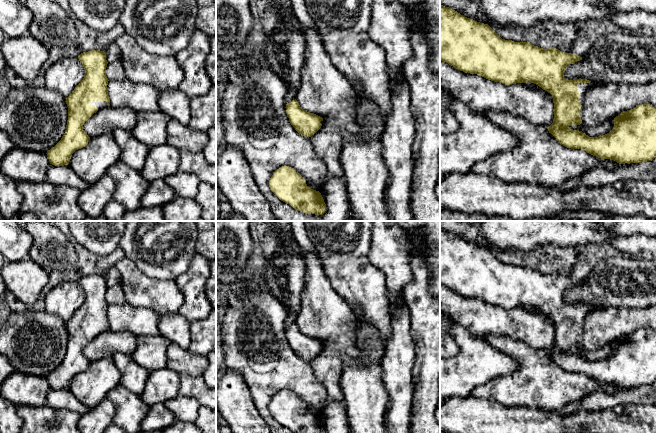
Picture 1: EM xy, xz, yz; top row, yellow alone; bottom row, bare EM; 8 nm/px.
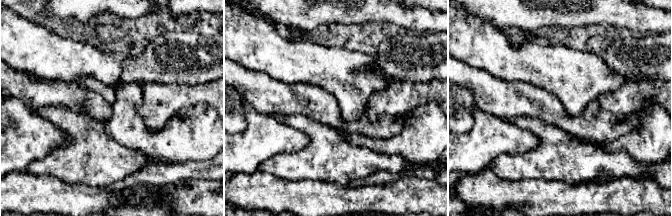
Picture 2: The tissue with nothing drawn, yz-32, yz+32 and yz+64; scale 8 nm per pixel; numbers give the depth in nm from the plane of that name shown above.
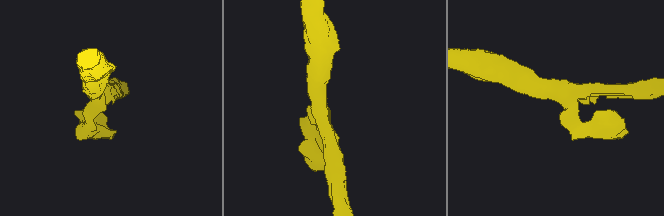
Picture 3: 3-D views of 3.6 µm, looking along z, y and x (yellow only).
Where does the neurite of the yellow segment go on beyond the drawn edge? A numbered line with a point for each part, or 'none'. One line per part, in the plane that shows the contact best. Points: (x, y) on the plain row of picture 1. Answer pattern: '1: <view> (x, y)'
1: yz (582, 311)

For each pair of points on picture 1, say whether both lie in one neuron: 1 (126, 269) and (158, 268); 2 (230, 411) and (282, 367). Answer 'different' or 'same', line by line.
1: different
2: different

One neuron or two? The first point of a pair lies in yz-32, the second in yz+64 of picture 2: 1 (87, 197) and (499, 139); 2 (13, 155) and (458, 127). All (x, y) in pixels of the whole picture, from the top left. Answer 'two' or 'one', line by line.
1: two
2: two

